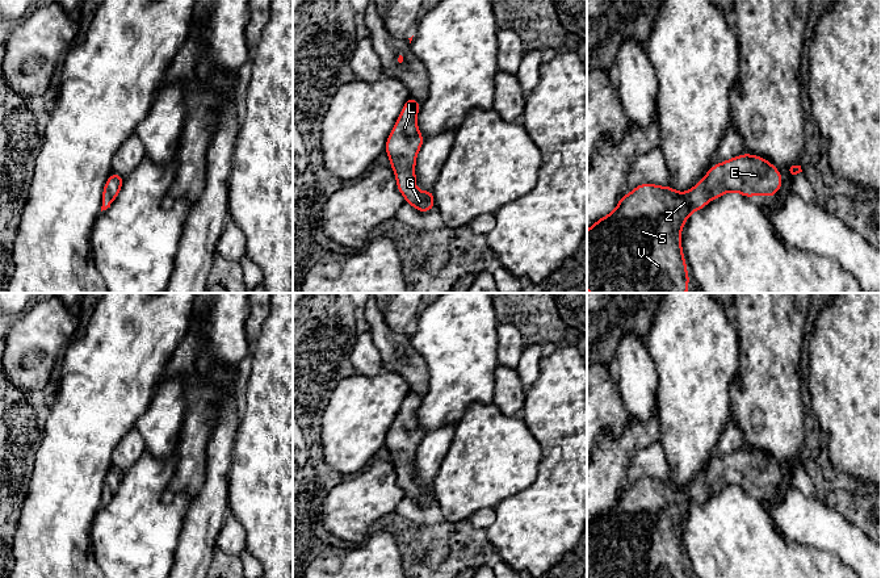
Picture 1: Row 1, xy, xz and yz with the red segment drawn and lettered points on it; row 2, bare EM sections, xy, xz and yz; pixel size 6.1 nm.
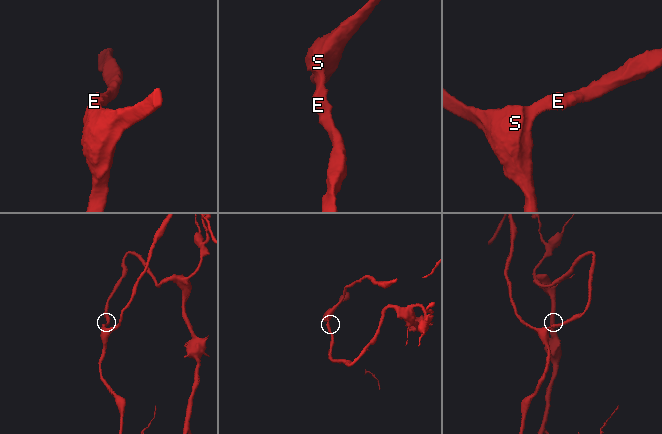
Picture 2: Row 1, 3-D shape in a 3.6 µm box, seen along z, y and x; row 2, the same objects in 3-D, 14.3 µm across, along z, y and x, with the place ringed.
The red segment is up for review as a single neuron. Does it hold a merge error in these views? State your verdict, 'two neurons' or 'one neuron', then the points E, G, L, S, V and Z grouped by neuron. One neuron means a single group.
one neuron | E G L S V Z

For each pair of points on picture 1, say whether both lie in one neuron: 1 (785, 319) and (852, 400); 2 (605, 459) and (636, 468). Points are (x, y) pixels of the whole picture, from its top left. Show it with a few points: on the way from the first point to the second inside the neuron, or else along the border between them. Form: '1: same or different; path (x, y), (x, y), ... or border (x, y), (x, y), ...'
1: different; border (812, 315), (805, 343)
2: different; border (650, 443), (630, 461), (628, 477), (623, 488)

